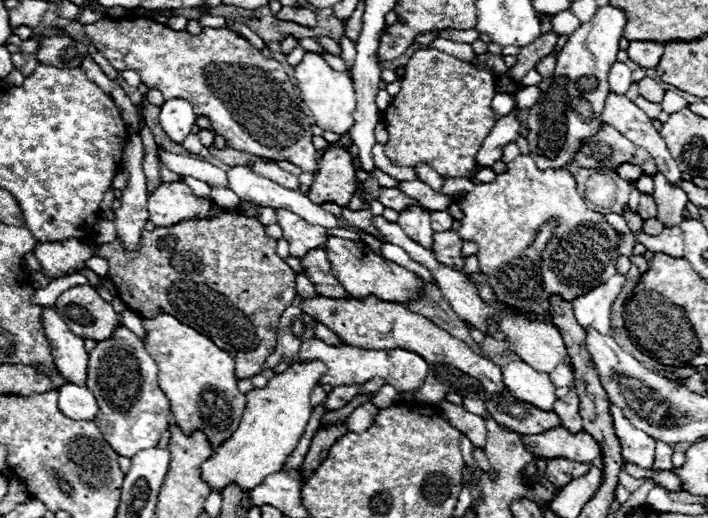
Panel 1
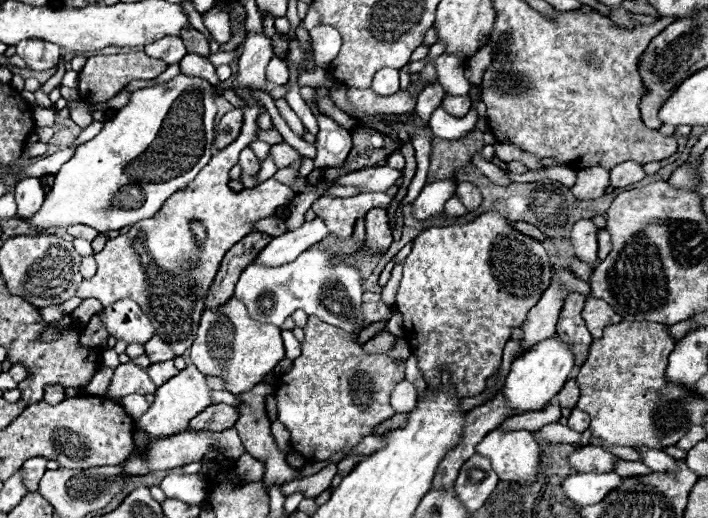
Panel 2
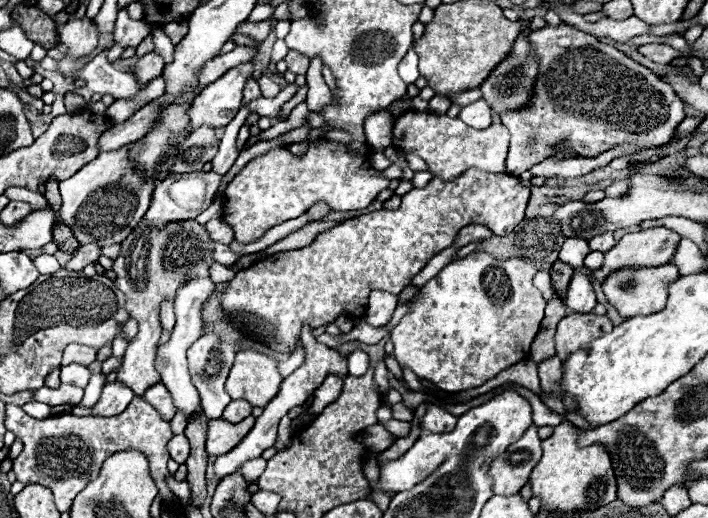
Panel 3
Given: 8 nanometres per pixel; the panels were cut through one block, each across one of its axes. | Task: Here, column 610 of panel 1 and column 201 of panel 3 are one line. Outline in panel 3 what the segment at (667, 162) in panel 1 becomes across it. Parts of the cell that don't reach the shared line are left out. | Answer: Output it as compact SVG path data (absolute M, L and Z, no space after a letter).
M240 64L228 70L222 78L208 84L198 98L194 98L192 108L188 108L188 132L208 124L210 128L224 128L232 122L242 106L244 82L252 76L252 64Z

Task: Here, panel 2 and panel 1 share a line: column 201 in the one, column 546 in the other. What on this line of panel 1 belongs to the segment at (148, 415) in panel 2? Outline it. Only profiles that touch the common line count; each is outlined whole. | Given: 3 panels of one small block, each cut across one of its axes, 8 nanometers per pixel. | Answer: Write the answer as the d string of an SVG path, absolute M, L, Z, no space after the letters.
M514 360L502 368L504 386L520 400L544 408L544 412L554 410L556 386L550 380L550 374L538 372L522 360Z

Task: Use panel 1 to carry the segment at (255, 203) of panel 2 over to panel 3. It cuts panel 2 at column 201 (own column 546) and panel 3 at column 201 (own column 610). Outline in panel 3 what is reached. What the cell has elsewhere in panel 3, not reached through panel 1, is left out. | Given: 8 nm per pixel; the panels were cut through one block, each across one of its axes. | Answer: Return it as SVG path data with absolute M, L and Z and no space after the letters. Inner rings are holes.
M196 220L182 222L182 224L168 224L164 230L148 228L144 222L140 222L130 236L122 242L122 252L114 260L114 272L116 272L116 286L126 294L126 308L132 318L138 320L138 334L134 340L130 340L126 354L122 358L122 368L118 370L118 380L122 384L128 384L132 388L134 396L140 396L148 384L156 384L160 380L160 374L154 368L154 356L158 338L162 332L158 310L160 302L166 296L176 296L176 290L180 288L180 282L194 276L208 276L208 268L212 264L212 240L208 238L208 232L202 224ZM140 264L144 270L144 276L140 276Z

